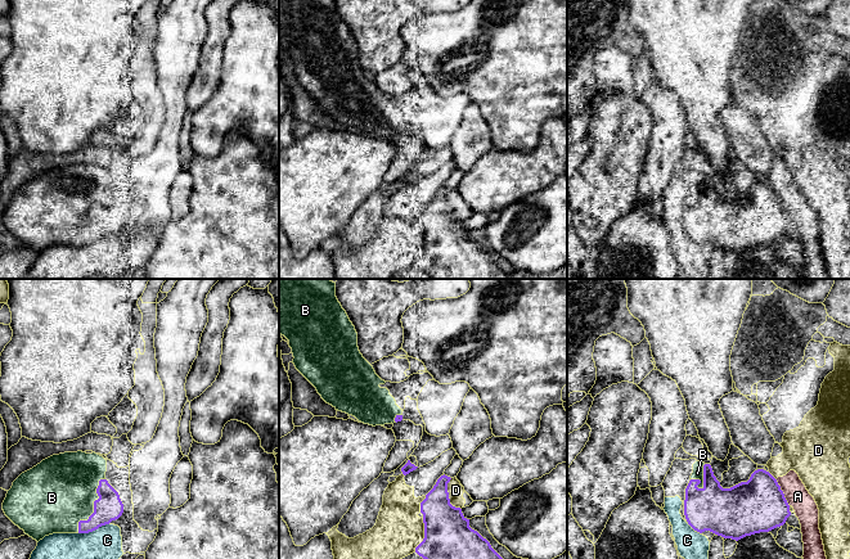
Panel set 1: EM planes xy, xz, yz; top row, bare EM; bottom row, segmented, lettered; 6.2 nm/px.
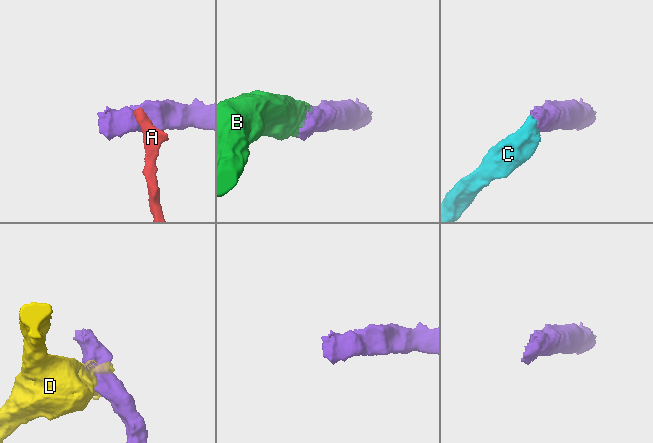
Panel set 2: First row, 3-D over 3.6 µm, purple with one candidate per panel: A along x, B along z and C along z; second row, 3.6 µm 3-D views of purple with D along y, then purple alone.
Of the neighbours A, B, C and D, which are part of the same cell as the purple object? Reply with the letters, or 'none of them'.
B

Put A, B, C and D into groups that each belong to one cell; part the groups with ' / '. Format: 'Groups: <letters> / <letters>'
Groups: A / B / C / D

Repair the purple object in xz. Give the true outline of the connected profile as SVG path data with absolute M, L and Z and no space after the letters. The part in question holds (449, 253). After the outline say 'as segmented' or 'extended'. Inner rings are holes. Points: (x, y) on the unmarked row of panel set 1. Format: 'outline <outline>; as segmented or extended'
outline M441 188L420 215L424 251L415 265L433 279L512 279L469 239L462 221L450 216L450 191Z; as segmented

